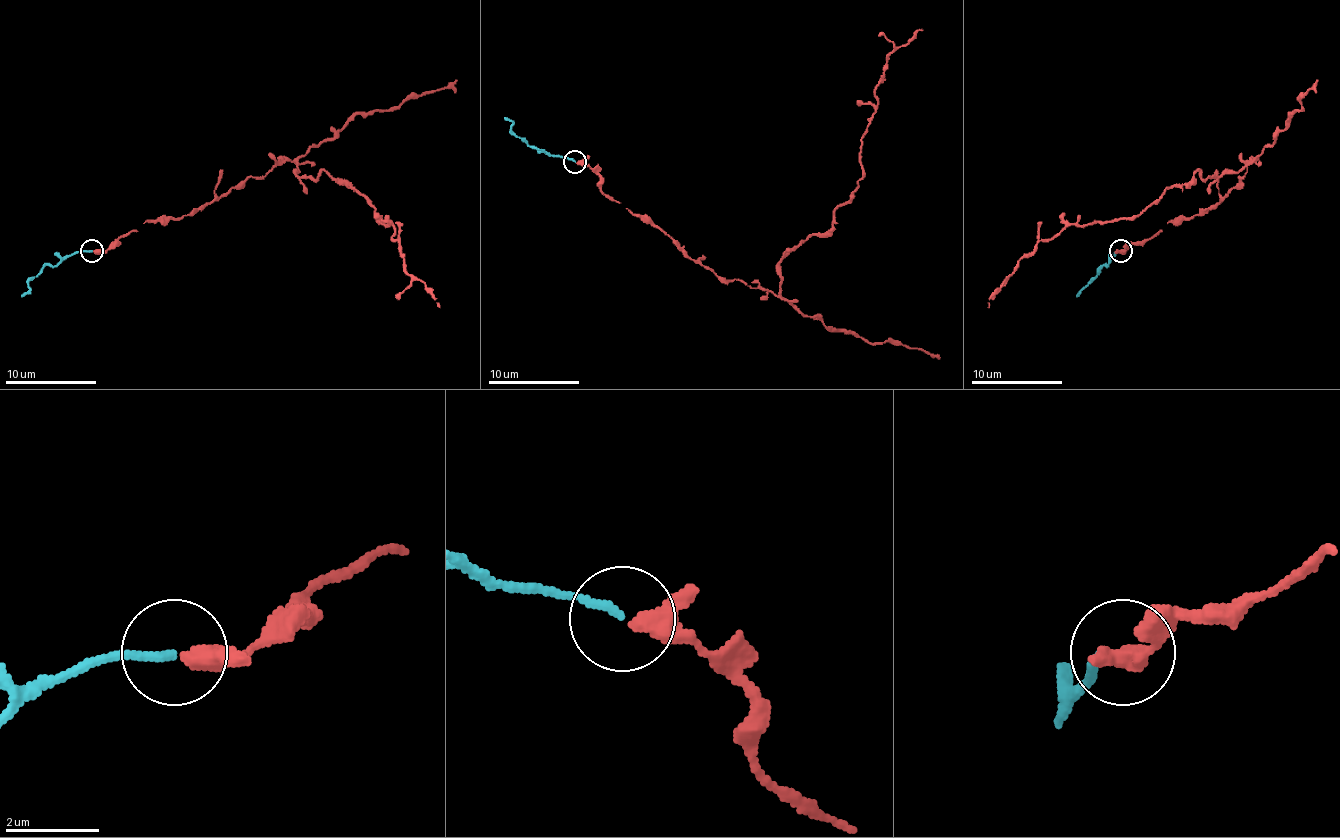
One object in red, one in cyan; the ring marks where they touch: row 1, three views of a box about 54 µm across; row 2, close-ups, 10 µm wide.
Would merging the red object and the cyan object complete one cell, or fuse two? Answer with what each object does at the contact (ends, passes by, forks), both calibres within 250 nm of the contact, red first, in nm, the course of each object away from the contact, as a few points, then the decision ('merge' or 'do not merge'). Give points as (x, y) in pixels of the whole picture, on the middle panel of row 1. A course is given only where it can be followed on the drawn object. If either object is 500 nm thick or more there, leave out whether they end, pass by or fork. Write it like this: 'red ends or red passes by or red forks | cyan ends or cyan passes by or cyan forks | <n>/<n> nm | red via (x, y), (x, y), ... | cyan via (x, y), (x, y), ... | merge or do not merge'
red passes by | cyan ends | 320/170 nm | red via (575, 162), (694, 260), (775, 294), (780, 262), (832, 226), (862, 178), (875, 85), (887, 58), (921, 28) | cyan via (575, 162), (548, 155), (528, 144), (512, 130), (505, 117) | merge

